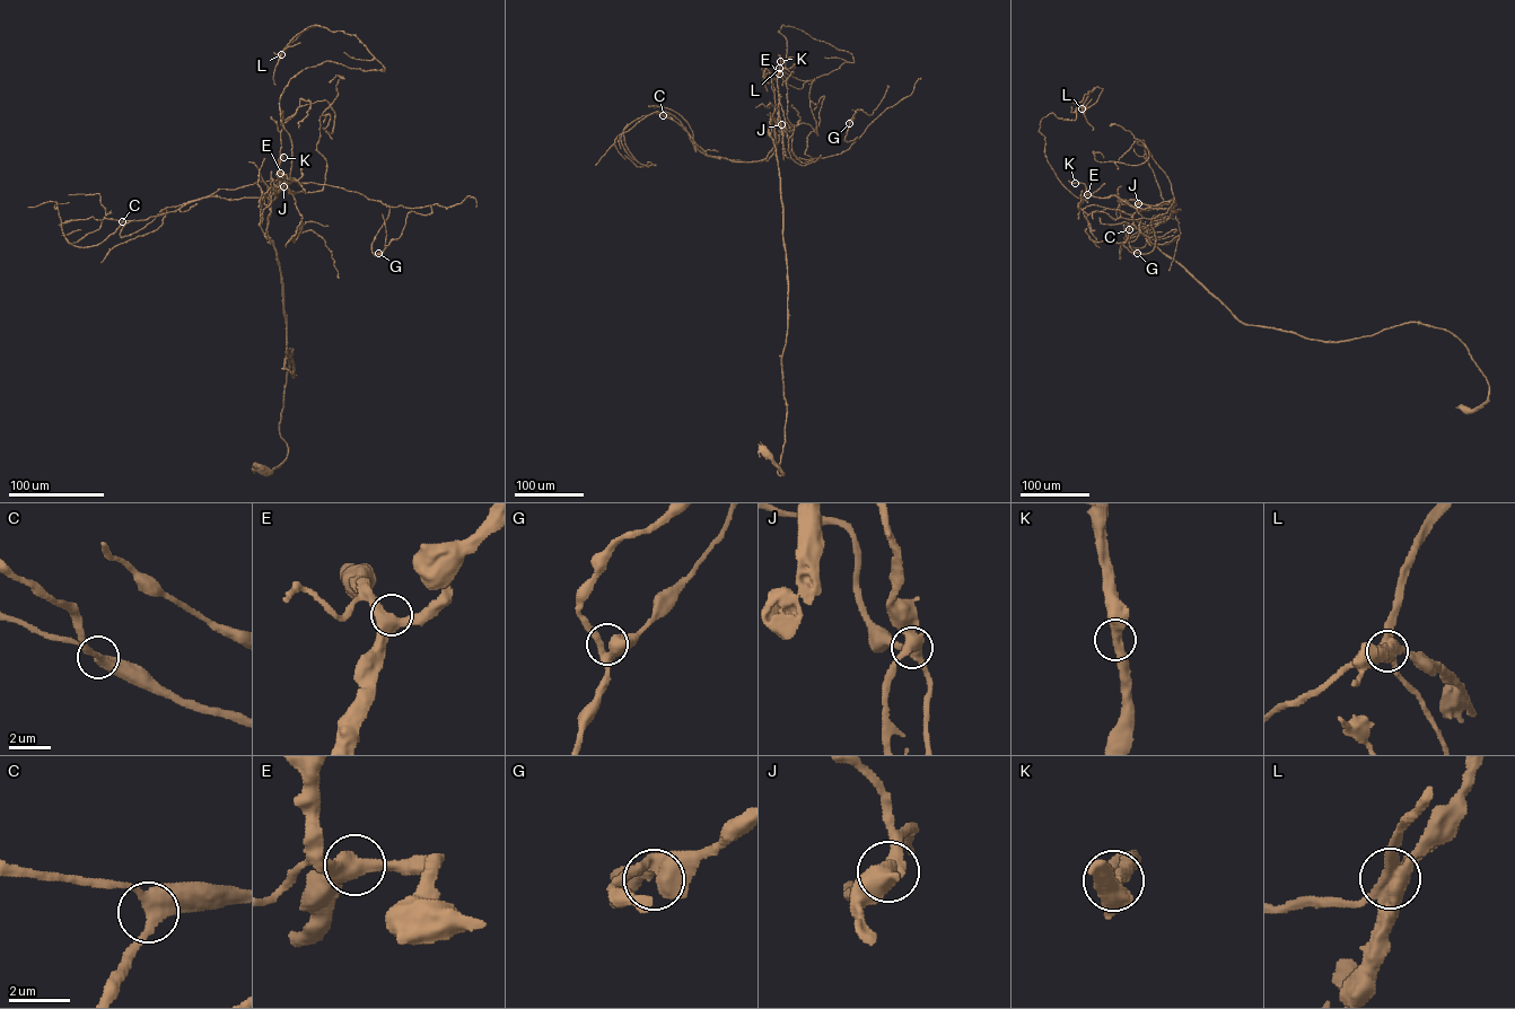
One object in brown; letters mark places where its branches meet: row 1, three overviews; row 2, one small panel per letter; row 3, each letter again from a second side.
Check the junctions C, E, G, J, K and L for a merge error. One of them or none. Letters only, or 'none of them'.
L

